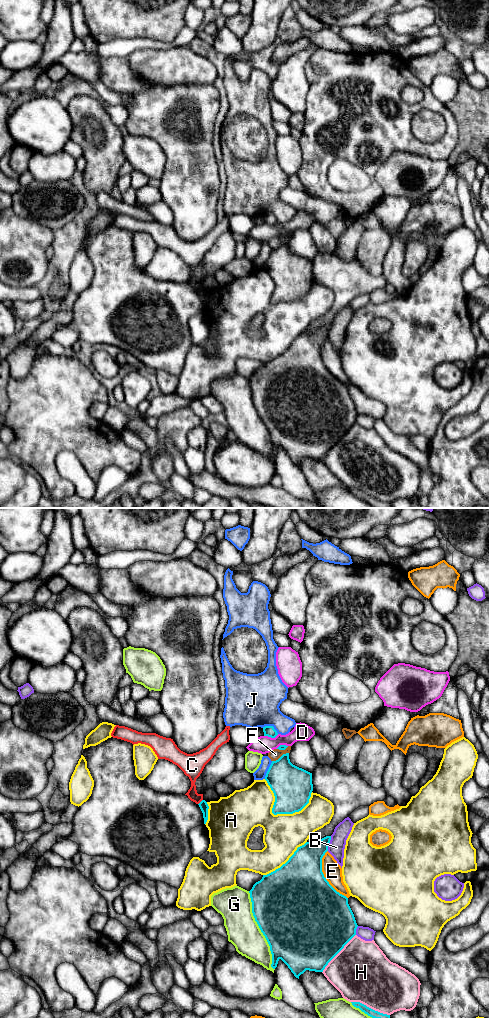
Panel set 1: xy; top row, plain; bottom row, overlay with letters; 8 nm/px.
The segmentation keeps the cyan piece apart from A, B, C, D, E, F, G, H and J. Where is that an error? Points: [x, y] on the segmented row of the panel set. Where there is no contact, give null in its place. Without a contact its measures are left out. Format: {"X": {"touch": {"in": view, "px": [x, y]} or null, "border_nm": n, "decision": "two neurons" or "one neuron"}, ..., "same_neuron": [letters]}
{"A": {"touch": {"in": "xy", "px": [274, 814]}, "border_nm": 420, "decision": "two neurons"}, "B": {"touch": {"in": "xy", "px": [329, 842]}, "border_nm": 120, "decision": "two neurons"}, "C": {"touch": {"in": "xy", "px": [200, 802]}, "border_nm": 60, "decision": "two neurons"}, "D": {"touch": {"in": "xy", "px": [271, 737]}, "border_nm": 120, "decision": "two neurons"}, "E": {"touch": {"in": "xy", "px": [323, 876]}, "border_nm": 420, "decision": "two neurons"}, "F": {"touch": {"in": "xy", "px": [281, 756]}, "border_nm": 150, "decision": "two neurons"}, "G": {"touch": {"in": "xy", "px": [260, 929]}, "border_nm": 650, "decision": "two neurons"}, "H": {"touch": {"in": "xy", "px": [338, 952]}, "border_nm": 420, "decision": "two neurons"}, "J": {"touch": {"in": "xy", "px": [271, 726]}, "border_nm": 140, "decision": "two neurons"}, "same_neuron": []}

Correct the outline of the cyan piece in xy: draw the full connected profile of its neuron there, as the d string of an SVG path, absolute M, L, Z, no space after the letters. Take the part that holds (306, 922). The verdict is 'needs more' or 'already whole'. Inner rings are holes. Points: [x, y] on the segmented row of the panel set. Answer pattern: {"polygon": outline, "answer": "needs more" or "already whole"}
{"polygon": "M326 836L316 842L306 842L298 847L285 864L263 875L249 891L253 916L270 946L271 967L275 969L281 959L298 979L306 970L323 972L328 963L356 935L358 927L348 904L348 898L337 892L322 872L322 858L328 851L330 840L331 836Z", "answer": "already whole"}

